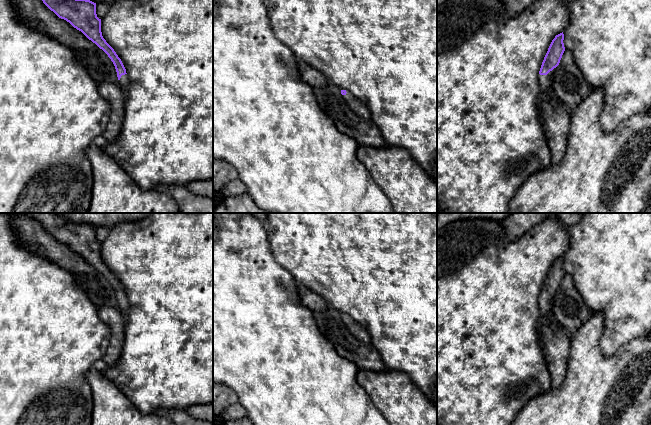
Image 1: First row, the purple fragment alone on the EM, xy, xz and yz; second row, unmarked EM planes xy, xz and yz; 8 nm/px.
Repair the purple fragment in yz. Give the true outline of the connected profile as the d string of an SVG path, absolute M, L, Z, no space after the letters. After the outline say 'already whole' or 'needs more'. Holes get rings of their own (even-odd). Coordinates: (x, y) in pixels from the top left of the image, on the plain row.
M563 256L555 260L548 272L539 295L541 316L547 318L550 322L556 322L553 317L551 302L565 275L563 264Z; needs more

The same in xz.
M341 314L341 318L348 328L349 332L356 339L367 344L371 344L371 336L363 326L356 323L355 320L349 315Z; needs more

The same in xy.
M18 213L18 214L25 214L31 218L36 219L59 242L69 246L74 252L81 255L89 264L91 264L100 273L102 273L113 286L117 296L118 309L123 314L123 316L125 316L128 310L128 299L126 297L126 293L121 283L118 281L114 273L106 266L106 264L102 260L101 243L99 243L96 238L96 227L86 223L71 222L65 219L64 217L60 216L58 213Z; needs more

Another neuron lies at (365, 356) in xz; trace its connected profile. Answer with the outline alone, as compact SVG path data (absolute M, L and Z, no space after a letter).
M329 306L325 310L312 310L312 314L319 330L324 337L334 345L339 355L355 363L360 370L371 370L376 372L388 371L375 347L372 344L359 341L349 332L338 310Z

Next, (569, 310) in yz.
M565 273L552 302L553 317L568 334L575 334L588 321L592 312L576 289L573 278Z

